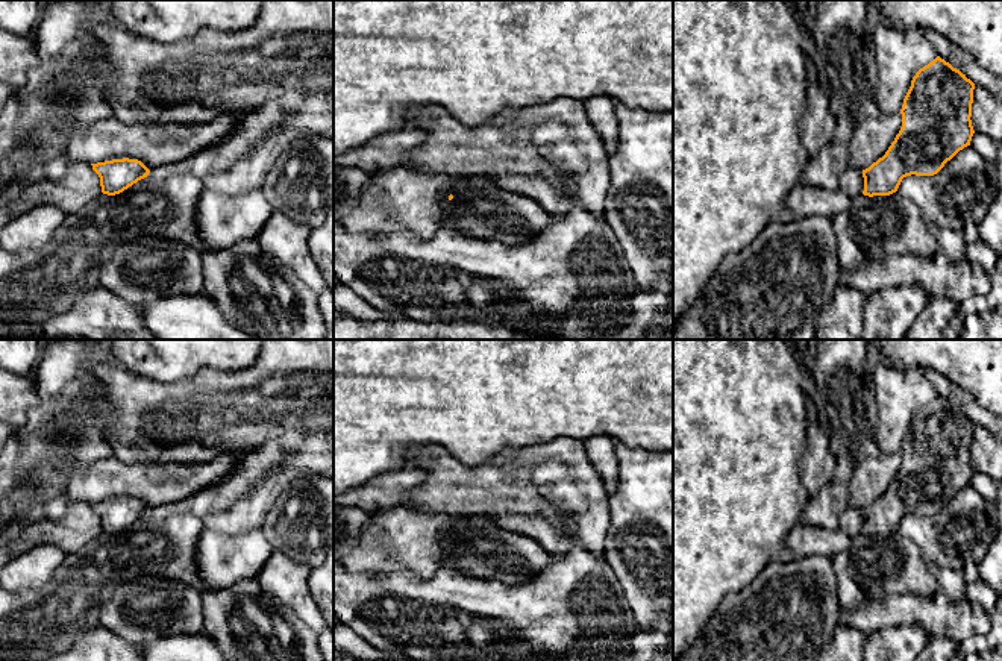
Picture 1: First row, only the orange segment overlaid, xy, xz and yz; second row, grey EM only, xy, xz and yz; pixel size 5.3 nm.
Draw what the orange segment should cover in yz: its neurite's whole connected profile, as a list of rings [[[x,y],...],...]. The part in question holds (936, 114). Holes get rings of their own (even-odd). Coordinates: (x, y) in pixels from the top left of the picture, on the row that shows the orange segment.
[[[940,56],[920,68],[903,99],[899,133],[885,155],[863,170],[863,194],[869,197],[890,196],[897,191],[906,176],[934,176],[960,150],[970,146],[975,133],[970,120],[973,89],[975,83]]]

